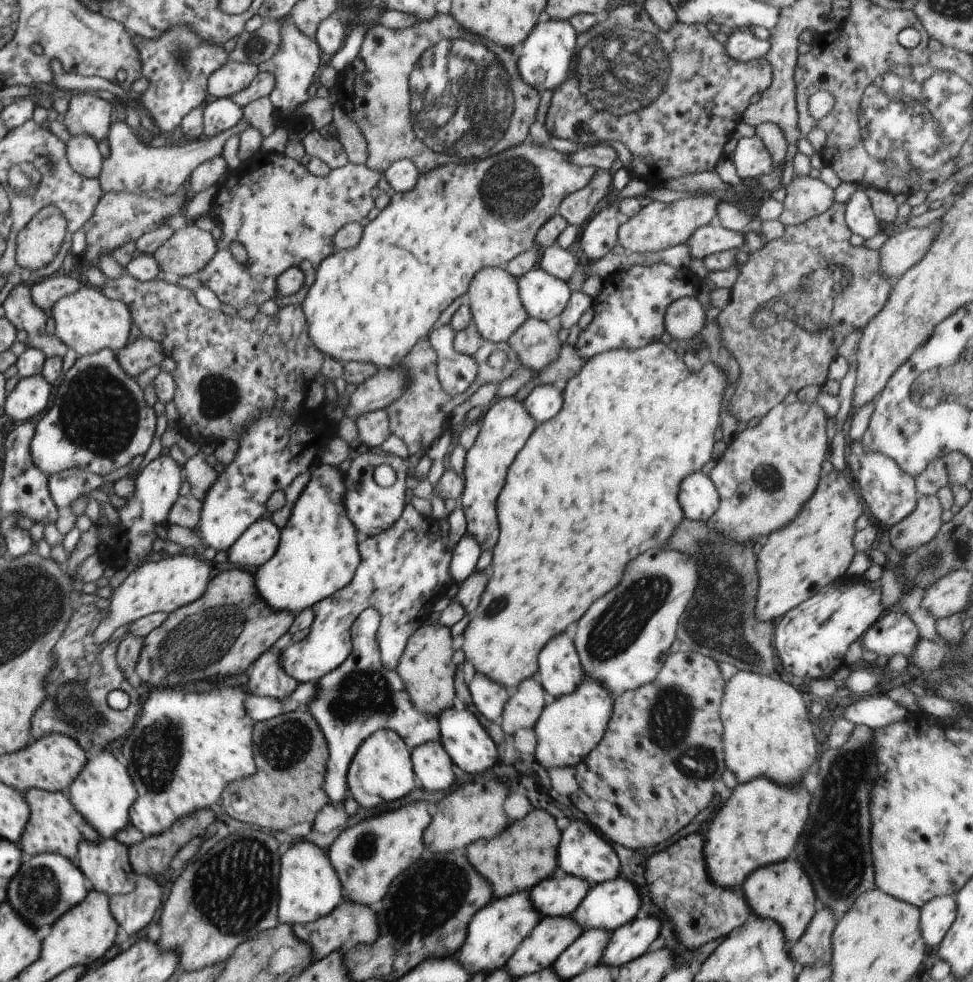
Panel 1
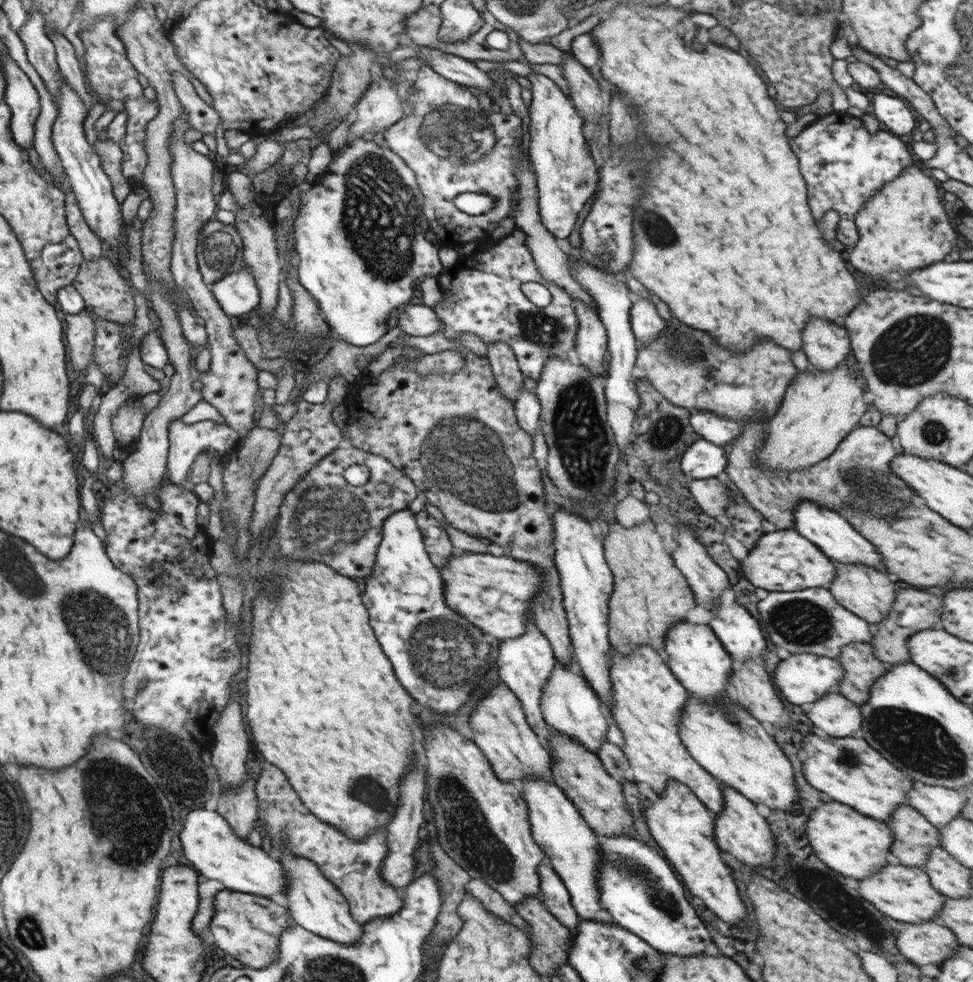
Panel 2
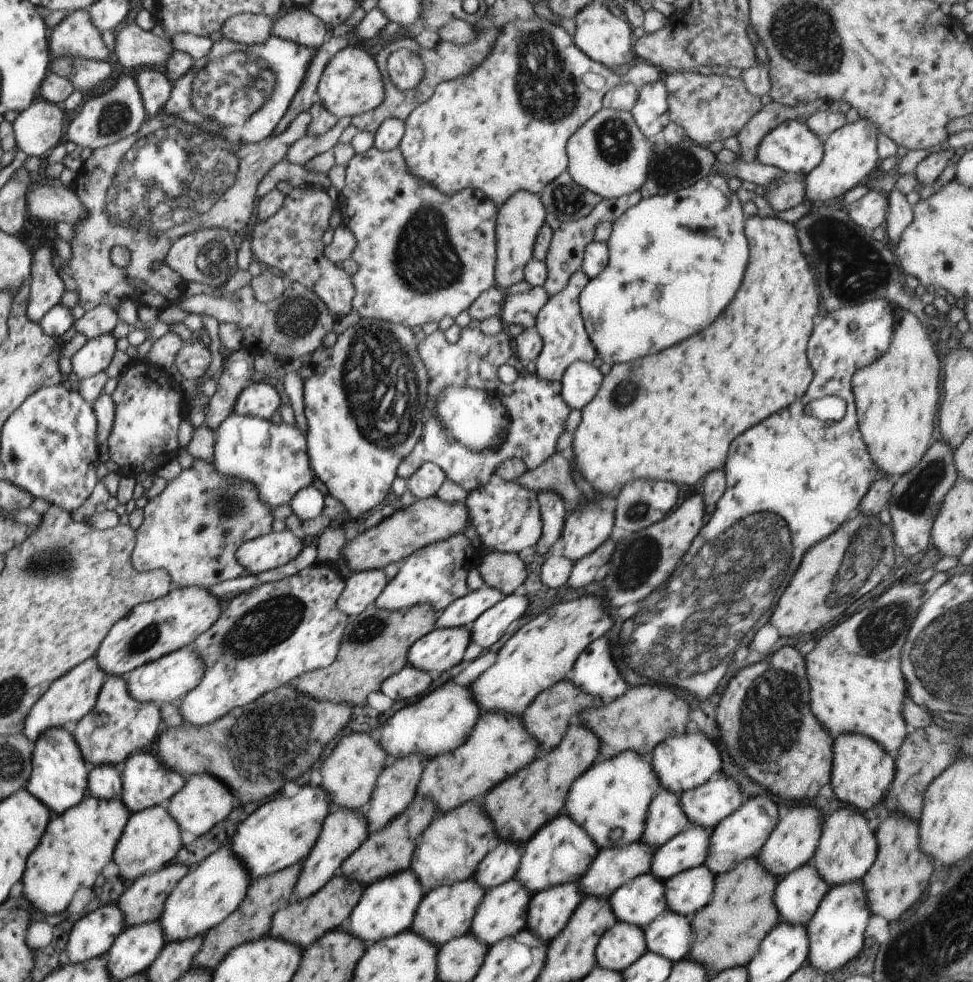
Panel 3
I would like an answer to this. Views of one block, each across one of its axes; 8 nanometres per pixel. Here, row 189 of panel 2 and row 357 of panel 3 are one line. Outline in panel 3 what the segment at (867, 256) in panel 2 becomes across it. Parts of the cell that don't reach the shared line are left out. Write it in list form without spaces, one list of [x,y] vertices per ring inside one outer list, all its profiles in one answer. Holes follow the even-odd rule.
[[[894,305],[894,318],[896,332],[890,350],[880,358],[880,362],[856,370],[851,385],[858,428],[868,452],[878,466],[880,476],[890,476],[895,480],[910,472],[933,442],[943,364],[939,359],[940,351],[934,351],[928,330],[918,316]]]

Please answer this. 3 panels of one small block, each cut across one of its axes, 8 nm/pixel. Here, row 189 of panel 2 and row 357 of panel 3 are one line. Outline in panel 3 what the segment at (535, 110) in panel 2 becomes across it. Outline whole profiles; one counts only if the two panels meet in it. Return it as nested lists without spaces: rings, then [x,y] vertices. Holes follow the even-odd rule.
[[[579,268],[568,280],[566,288],[558,294],[550,295],[548,302],[540,308],[535,324],[543,342],[542,350],[535,360],[536,372],[540,378],[560,383],[565,370],[578,362],[578,359],[591,363],[597,357],[596,349],[586,332],[579,304],[580,293],[588,282],[590,278]]]

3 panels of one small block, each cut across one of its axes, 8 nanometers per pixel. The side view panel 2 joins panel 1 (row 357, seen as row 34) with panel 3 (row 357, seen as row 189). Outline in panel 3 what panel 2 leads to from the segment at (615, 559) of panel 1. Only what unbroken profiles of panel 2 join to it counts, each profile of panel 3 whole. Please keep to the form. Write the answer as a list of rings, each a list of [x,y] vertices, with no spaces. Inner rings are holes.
[[[761,212],[758,214],[747,216],[744,224],[745,234],[750,242],[750,262],[748,262],[748,270],[746,276],[742,280],[742,286],[736,294],[736,298],[730,302],[730,306],[720,314],[720,318],[708,326],[706,330],[702,330],[702,334],[696,334],[676,346],[670,346],[666,350],[662,350],[660,354],[648,356],[648,358],[640,358],[627,363],[617,363],[612,365],[609,374],[603,376],[600,390],[596,396],[581,410],[582,420],[573,434],[572,447],[570,453],[574,454],[574,468],[576,472],[590,482],[594,493],[600,494],[603,498],[613,498],[620,489],[630,484],[630,480],[668,480],[680,486],[696,486],[710,470],[722,468],[728,456],[728,448],[732,444],[732,440],[736,436],[740,436],[744,430],[756,426],[758,422],[762,422],[764,418],[768,418],[770,414],[790,406],[794,400],[802,398],[806,394],[806,390],[810,386],[813,379],[813,370],[808,360],[806,360],[806,342],[810,338],[810,332],[814,328],[814,314],[818,312],[818,270],[814,270],[814,266],[808,266],[800,244],[798,244],[798,232],[796,232],[795,224],[782,220],[776,216],[764,217]]]

